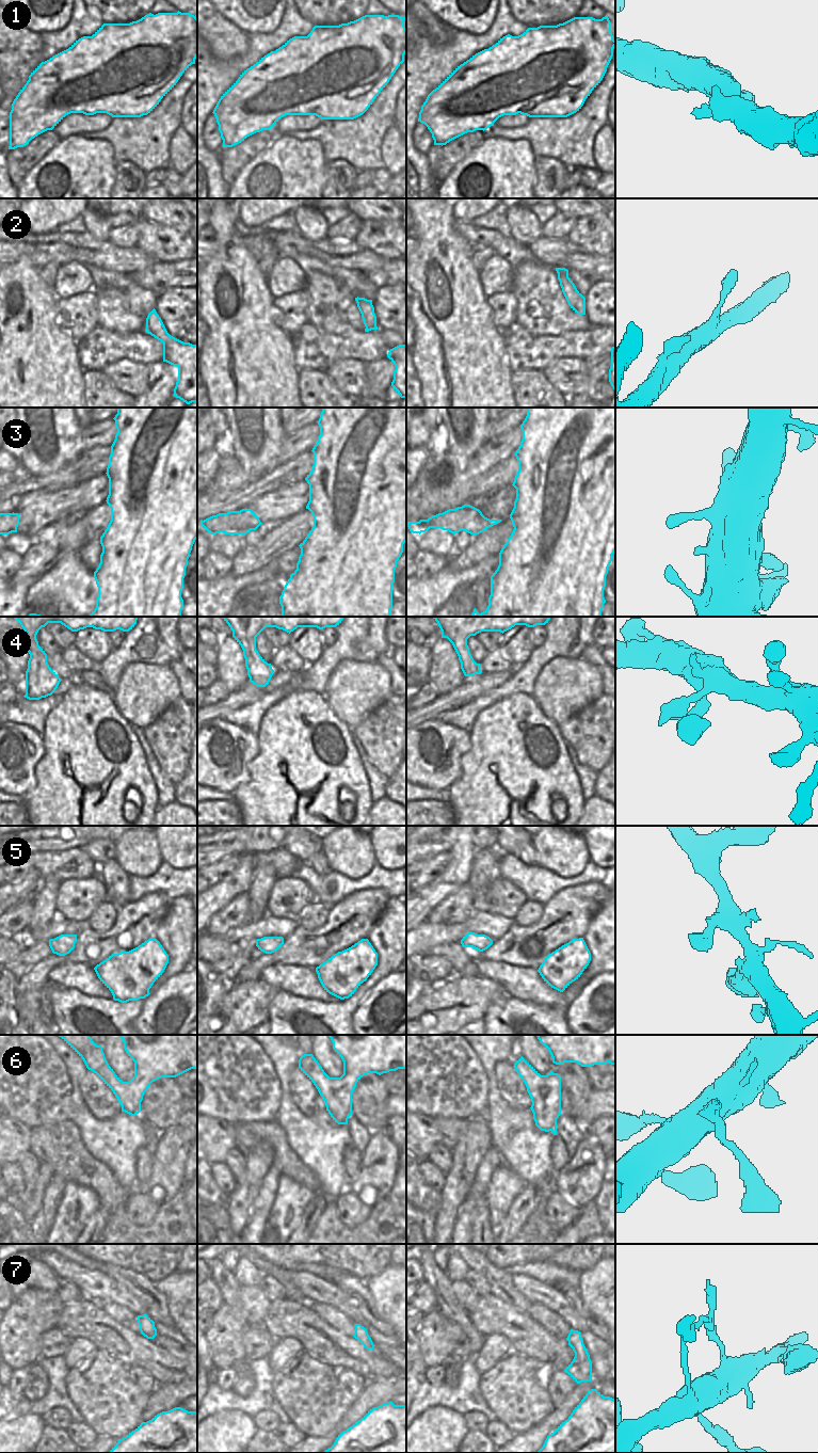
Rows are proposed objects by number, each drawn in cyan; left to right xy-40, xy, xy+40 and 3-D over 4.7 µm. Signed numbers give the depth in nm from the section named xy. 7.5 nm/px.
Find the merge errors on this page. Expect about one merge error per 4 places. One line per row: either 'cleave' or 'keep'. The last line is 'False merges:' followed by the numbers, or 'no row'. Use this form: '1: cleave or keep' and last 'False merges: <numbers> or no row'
1: keep
2: keep
3: keep
4: keep
5: keep
6: keep
7: cleave
False merges: 7

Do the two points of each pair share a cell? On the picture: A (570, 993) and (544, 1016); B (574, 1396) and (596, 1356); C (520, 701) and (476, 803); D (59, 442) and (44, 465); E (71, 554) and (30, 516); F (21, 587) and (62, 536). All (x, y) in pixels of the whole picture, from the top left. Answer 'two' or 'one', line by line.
A: one
B: two
C: one
D: one
E: two
F: two

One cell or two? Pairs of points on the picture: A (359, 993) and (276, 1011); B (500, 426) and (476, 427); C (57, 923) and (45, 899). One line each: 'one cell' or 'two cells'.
A: one cell
B: two cells
C: two cells

